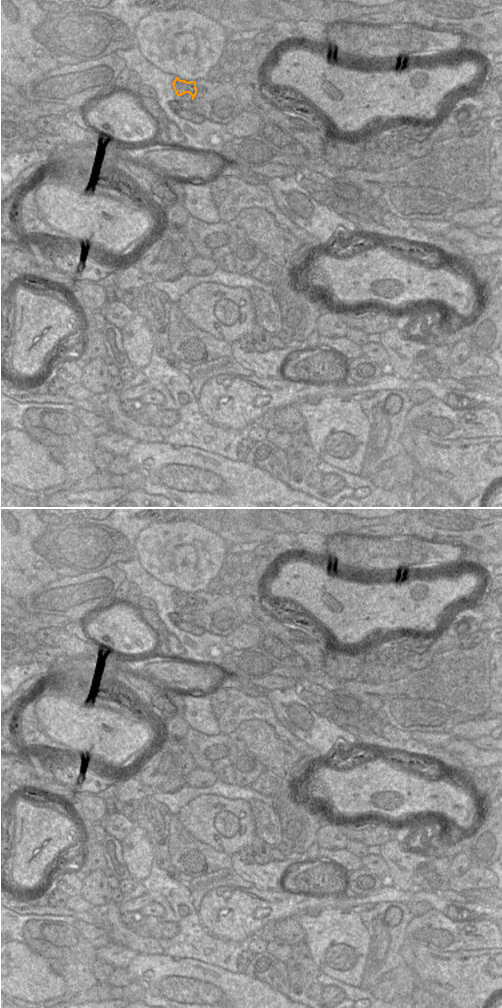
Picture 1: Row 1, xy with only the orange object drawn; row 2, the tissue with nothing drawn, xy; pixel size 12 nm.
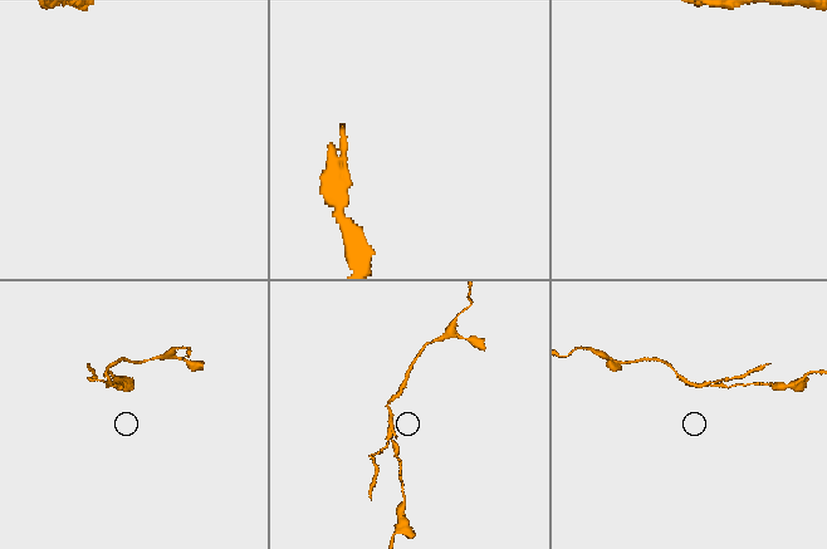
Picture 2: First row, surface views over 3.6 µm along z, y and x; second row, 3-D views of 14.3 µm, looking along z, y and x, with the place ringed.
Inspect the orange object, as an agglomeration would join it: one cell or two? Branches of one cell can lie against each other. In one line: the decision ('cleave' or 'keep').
cleave

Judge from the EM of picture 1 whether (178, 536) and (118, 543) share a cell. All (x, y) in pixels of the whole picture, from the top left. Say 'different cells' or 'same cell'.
different cells

